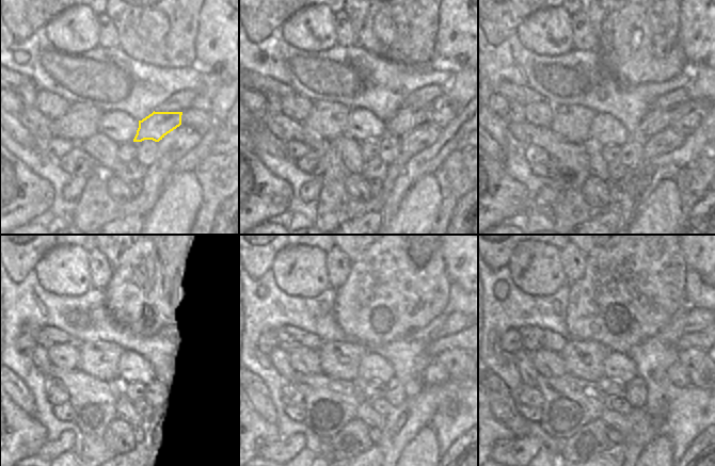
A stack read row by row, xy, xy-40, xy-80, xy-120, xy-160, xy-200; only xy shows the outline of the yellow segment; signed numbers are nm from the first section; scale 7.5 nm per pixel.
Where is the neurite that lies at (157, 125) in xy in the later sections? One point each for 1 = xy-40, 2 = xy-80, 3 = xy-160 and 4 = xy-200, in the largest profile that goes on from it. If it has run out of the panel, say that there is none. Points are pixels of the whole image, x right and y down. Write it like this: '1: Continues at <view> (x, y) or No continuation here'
1: Continues at xy-40 (406, 119)
2: Continues at xy-80 (656, 118)
3: Continues at xy-160 (455, 341)
4: Continues at xy-200 (695, 340)

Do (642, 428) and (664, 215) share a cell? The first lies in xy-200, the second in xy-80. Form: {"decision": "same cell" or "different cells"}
{"decision": "different cells"}

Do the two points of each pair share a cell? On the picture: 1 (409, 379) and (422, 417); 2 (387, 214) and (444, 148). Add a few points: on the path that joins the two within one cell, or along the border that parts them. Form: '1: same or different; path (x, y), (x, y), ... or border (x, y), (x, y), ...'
1: different; border (426, 386), (416, 395), (408, 398)
2: same; path (395, 196), (401, 186), (426, 162)

